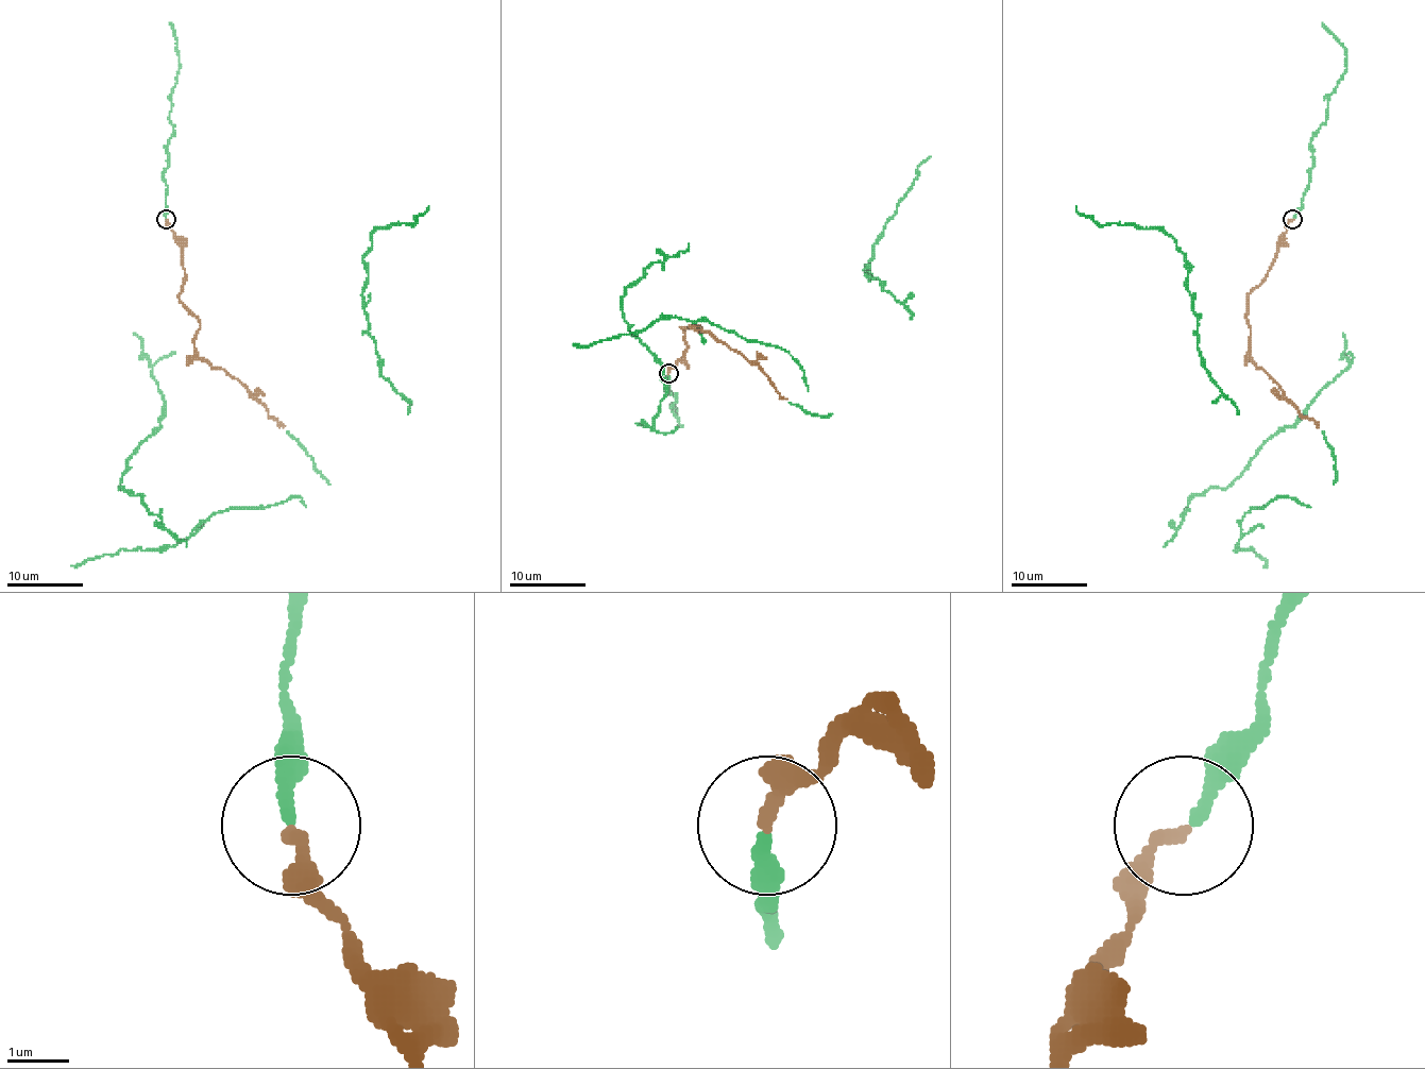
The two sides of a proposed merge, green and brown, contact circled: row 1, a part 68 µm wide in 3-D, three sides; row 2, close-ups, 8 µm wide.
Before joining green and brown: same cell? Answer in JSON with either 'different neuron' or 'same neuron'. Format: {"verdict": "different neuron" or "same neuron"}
{"verdict": "same neuron"}

